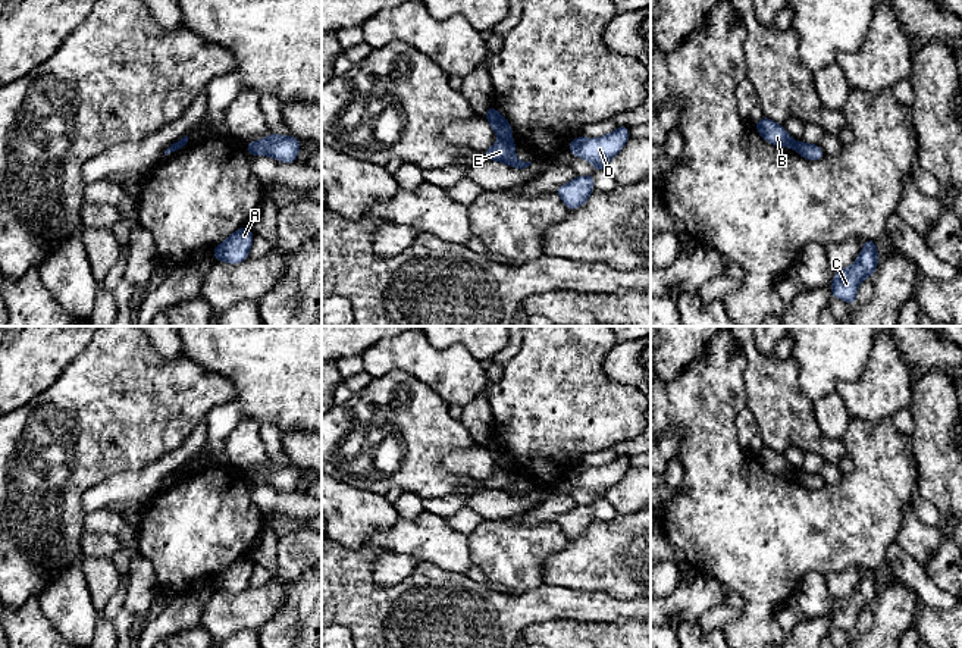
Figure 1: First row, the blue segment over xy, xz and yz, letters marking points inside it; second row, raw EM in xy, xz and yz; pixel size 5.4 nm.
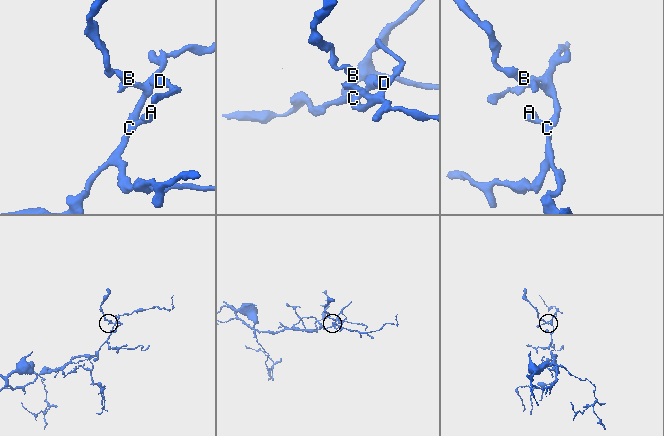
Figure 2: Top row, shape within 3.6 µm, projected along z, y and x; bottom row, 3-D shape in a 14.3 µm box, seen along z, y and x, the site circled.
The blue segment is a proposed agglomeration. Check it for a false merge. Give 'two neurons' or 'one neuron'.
two neurons

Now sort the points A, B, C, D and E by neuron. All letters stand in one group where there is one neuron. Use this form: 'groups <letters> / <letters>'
groups A C D E / B

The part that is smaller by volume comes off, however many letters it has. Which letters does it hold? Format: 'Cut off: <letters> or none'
Cut off: B

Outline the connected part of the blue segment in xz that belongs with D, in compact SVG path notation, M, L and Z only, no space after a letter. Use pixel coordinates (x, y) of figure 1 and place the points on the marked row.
M623 125L599 138L577 137L567 143L576 157L595 166L590 175L576 176L554 191L570 210L579 209L587 201L593 192L593 173L605 169L607 163L621 151L629 138L629 126Z

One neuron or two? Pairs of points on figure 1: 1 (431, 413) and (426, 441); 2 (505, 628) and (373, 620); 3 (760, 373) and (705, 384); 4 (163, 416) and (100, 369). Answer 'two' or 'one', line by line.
1: one
2: one
3: two
4: one

